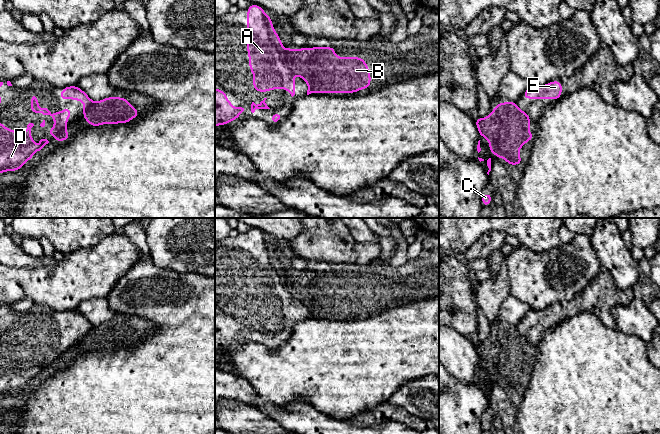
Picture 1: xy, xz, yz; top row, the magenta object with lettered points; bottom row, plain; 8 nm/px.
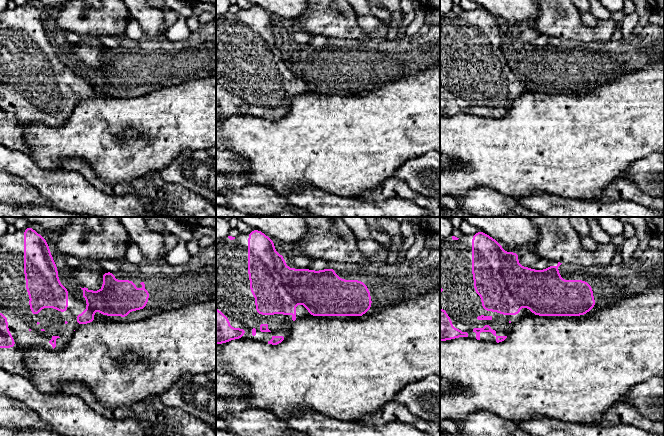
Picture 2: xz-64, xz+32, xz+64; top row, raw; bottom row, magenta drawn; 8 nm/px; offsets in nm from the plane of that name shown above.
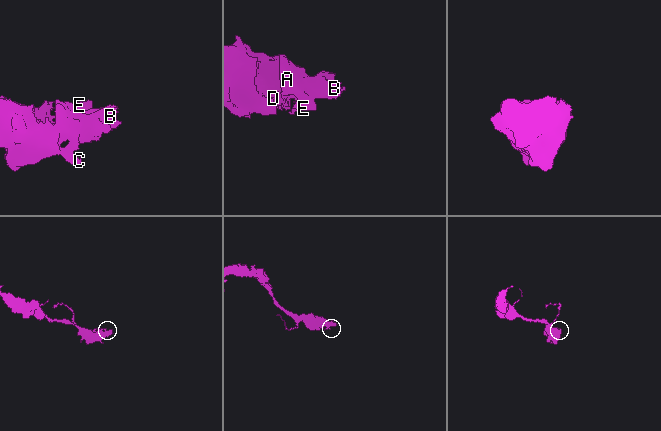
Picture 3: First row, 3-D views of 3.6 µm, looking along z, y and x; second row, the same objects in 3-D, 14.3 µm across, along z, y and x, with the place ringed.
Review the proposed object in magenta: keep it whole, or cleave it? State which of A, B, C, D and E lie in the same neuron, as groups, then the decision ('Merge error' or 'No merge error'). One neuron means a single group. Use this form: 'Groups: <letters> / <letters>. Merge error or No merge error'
Groups: A B C D E. No merge error

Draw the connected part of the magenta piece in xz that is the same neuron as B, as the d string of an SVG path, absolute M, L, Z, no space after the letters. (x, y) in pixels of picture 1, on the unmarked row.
M251 228L247 232L247 278L249 294L253 296L255 316L271 316L272 313L286 313L295 319L295 303L292 297L301 301L311 317L357 317L369 313L371 298L363 281L337 281L335 271L304 271L301 273L283 272L282 263L275 255L271 240L260 229Z

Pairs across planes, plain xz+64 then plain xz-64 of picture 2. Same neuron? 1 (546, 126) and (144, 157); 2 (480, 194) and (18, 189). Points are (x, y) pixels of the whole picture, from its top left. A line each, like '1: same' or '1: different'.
1: same
2: same

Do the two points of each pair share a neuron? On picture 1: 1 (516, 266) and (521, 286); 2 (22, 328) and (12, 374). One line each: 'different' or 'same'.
1: same
2: same

